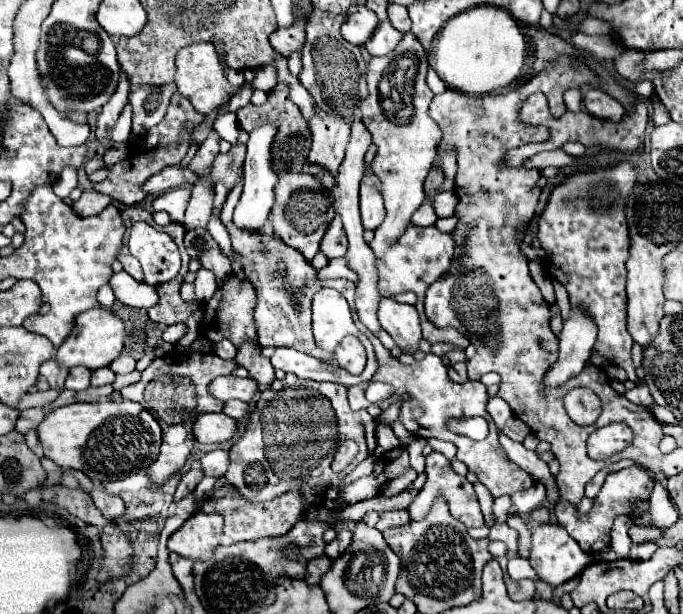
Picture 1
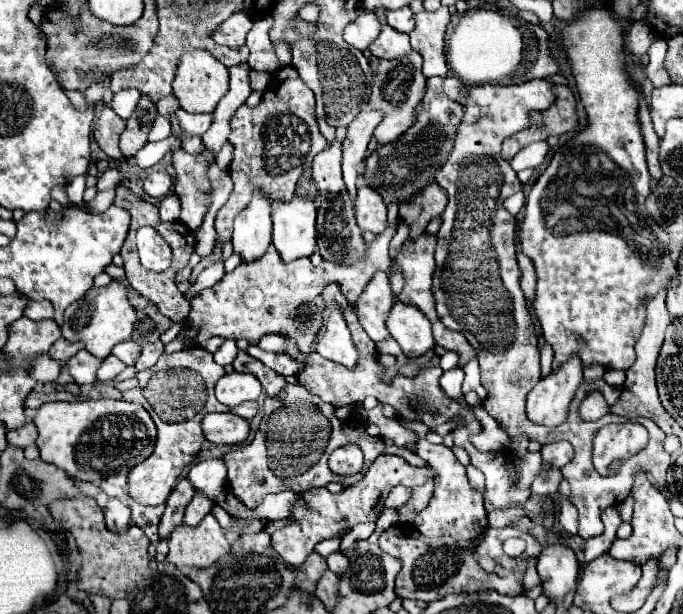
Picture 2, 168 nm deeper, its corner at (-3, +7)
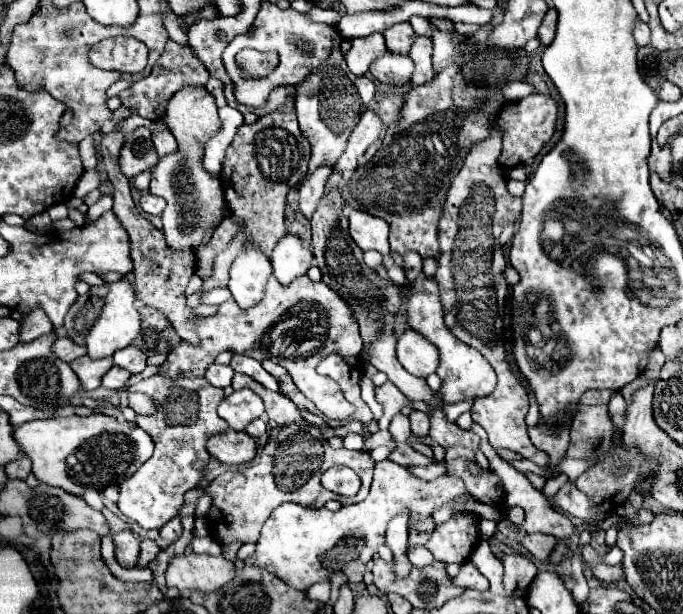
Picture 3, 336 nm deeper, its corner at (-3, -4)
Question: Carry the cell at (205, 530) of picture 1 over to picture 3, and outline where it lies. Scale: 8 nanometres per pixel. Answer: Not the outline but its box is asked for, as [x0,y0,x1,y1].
[166,555,234,593]

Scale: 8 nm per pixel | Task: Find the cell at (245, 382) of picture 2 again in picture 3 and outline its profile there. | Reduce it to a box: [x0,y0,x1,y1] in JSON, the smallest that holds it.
[218,389,264,431]

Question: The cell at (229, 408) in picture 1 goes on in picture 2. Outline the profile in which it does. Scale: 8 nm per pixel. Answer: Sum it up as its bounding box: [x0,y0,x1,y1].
[232,400,258,420]

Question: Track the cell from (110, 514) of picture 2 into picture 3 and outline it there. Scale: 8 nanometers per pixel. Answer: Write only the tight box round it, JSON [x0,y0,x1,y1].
[114,531,140,569]

